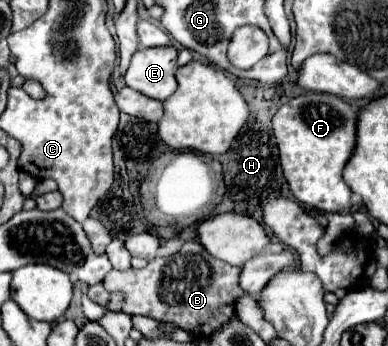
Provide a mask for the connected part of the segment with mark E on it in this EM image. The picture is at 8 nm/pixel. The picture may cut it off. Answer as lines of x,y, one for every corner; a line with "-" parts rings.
173,46
161,48
139,48
125,74
129,88
141,92
143,96
155,100
167,100
175,88
177,70
177,50

